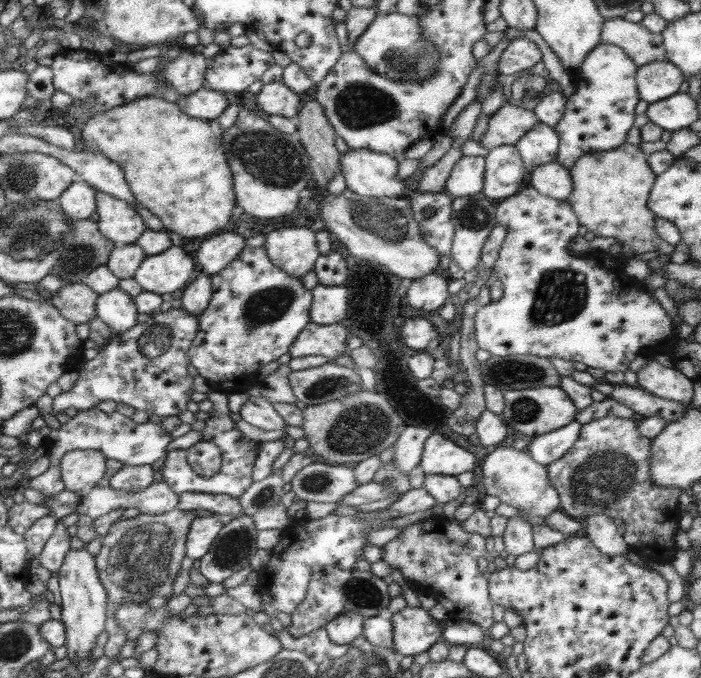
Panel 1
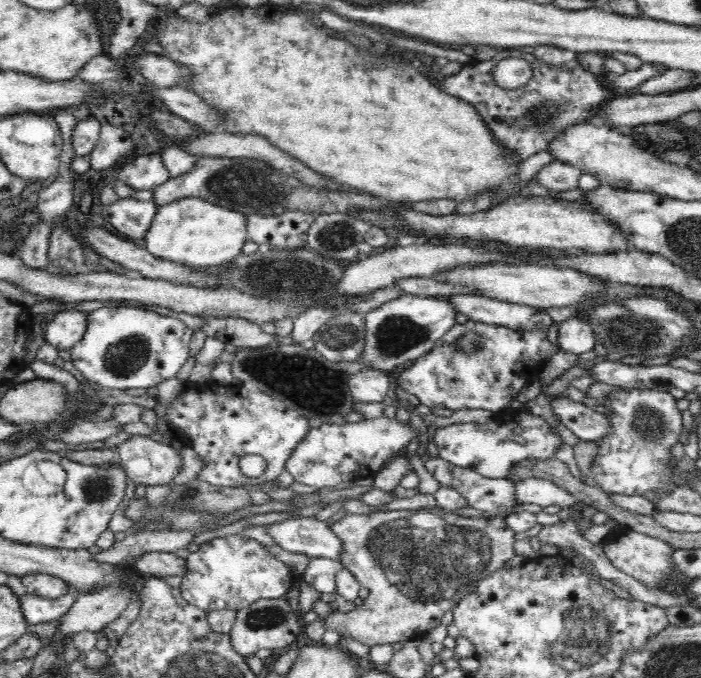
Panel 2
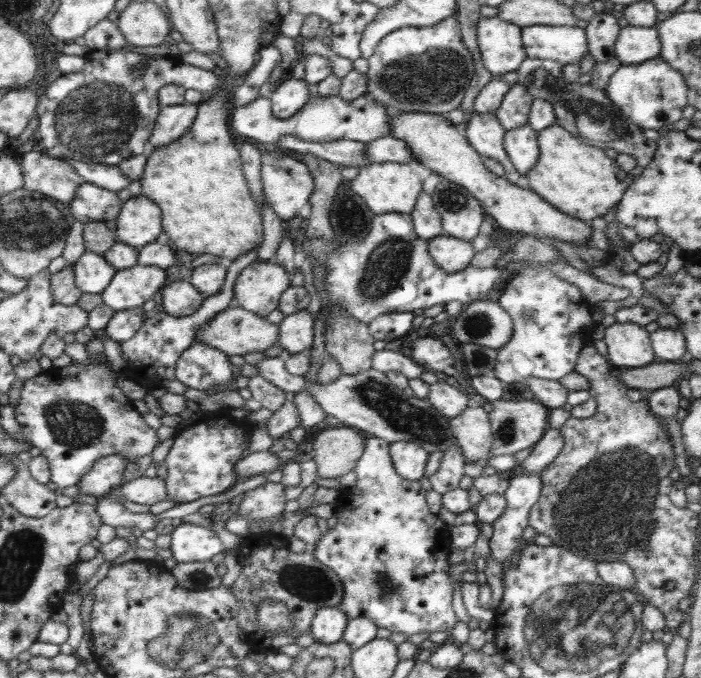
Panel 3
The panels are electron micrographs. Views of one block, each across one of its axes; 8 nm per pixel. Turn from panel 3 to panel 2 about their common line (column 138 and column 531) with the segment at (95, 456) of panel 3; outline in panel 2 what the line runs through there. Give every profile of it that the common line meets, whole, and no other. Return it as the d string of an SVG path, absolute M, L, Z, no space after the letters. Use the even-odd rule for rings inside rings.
M526 411L525 413L511 412L506 416L494 414L488 423L483 424L464 422L437 428L433 440L439 450L440 458L462 468L475 470L485 478L507 478L506 474L508 474L512 466L524 459L546 460L554 457L556 448L563 443L560 437L556 427L552 431L542 417Z

